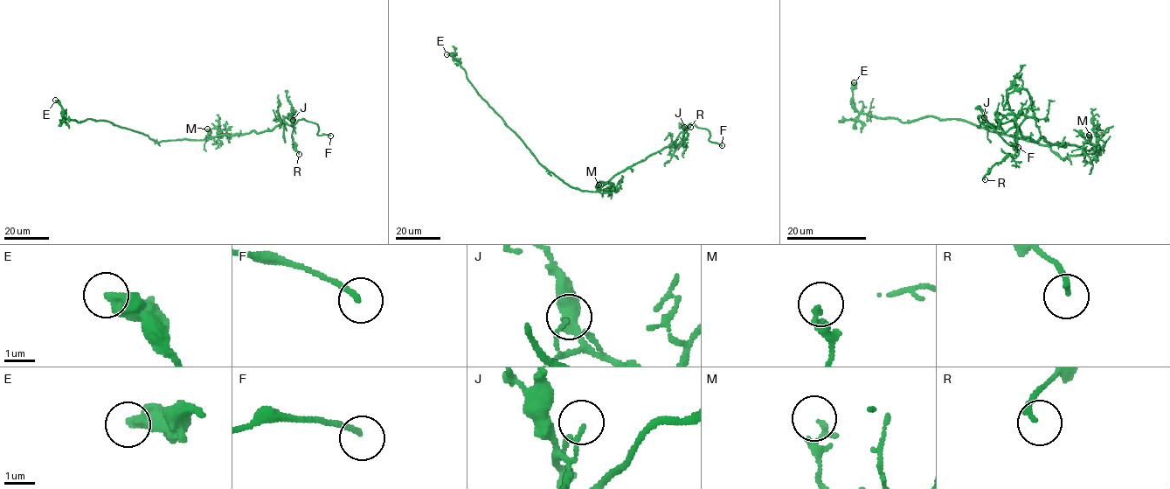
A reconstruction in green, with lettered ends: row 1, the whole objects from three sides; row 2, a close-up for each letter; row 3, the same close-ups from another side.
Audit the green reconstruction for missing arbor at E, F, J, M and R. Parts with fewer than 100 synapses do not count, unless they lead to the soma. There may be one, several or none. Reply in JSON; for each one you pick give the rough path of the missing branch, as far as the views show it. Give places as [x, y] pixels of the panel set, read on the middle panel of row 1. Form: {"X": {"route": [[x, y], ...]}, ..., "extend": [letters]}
{"extend": ["F"]}

